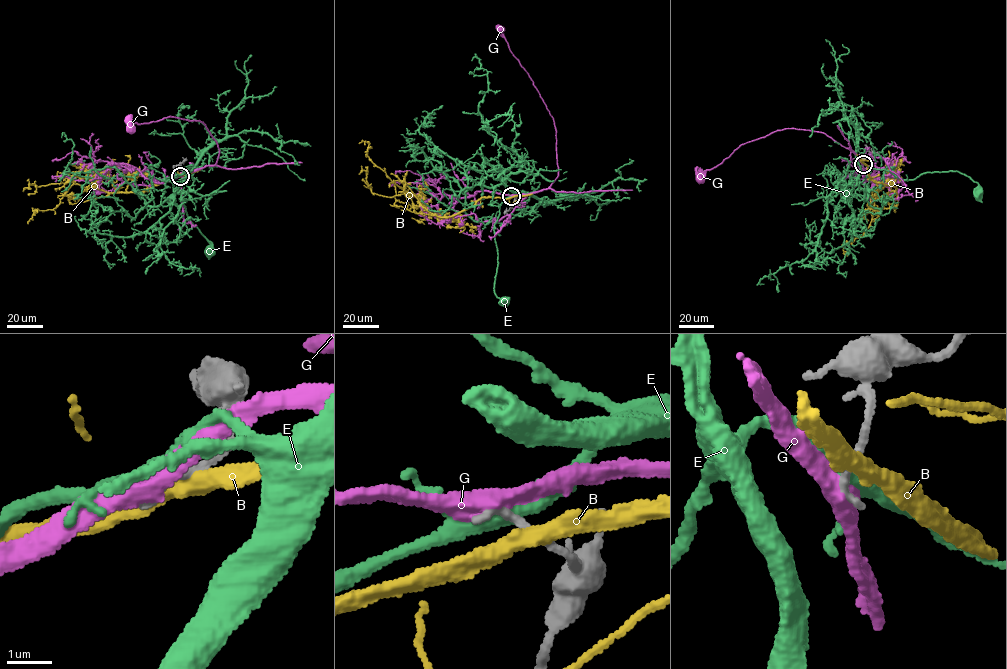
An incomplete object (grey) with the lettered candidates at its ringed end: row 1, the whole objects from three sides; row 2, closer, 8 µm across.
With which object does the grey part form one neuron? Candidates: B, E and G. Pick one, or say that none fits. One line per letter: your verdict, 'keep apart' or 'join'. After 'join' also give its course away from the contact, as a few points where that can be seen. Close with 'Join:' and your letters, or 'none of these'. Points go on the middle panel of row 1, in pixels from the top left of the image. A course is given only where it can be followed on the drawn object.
B: keep apart
E: keep apart
G: keep apart
Join: none of these

